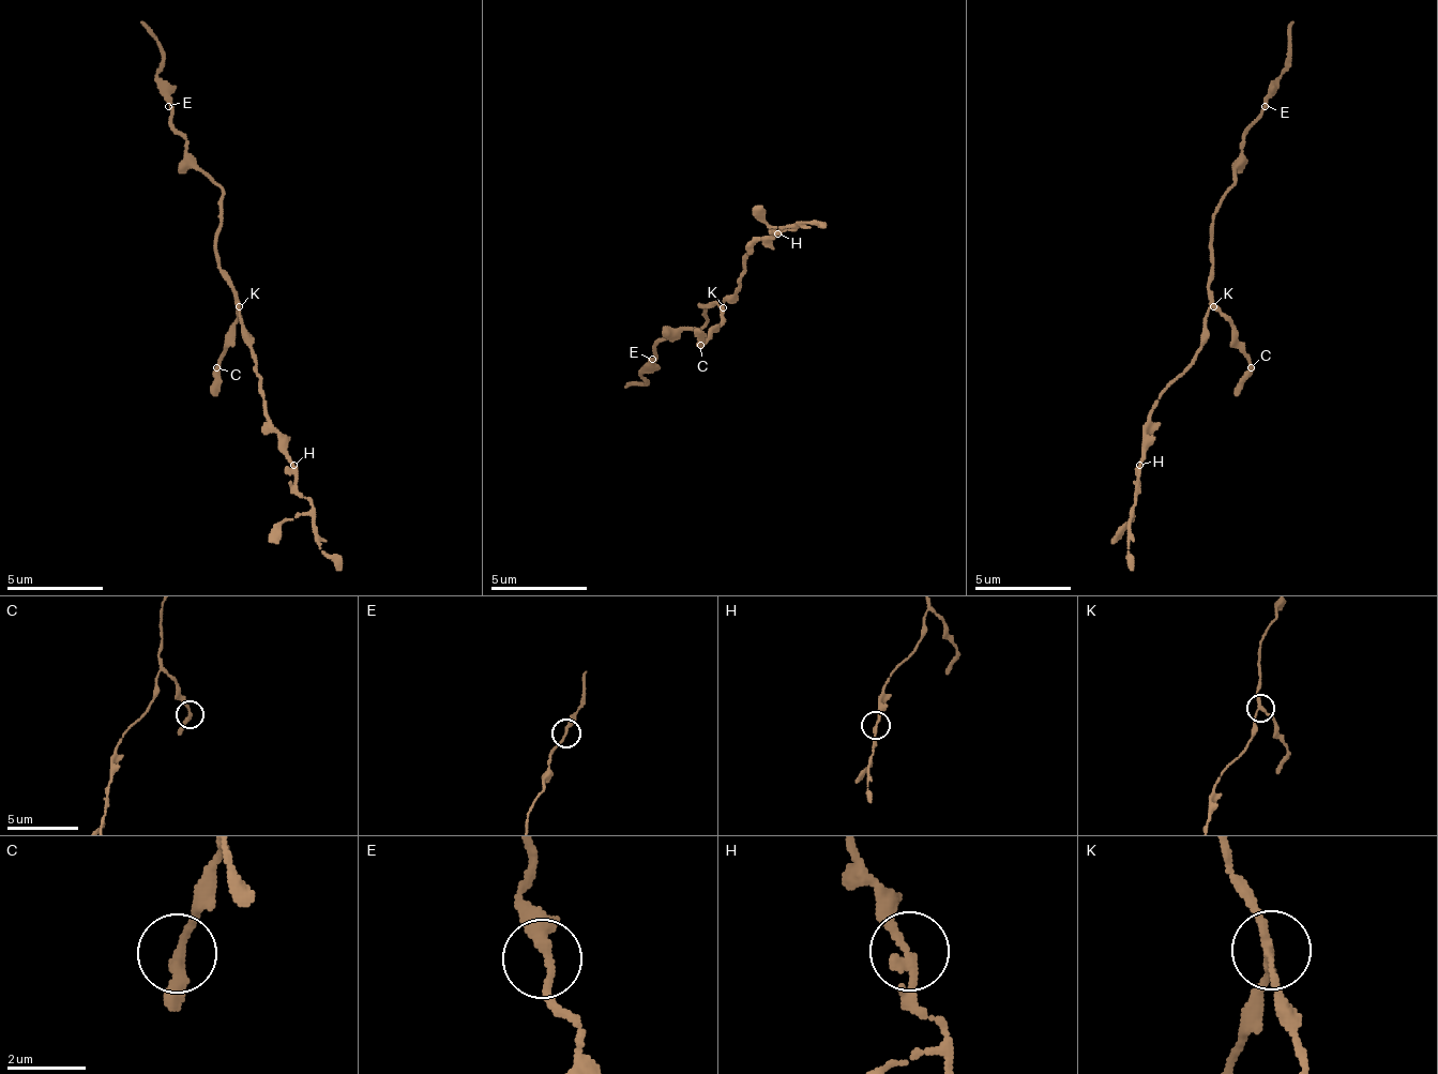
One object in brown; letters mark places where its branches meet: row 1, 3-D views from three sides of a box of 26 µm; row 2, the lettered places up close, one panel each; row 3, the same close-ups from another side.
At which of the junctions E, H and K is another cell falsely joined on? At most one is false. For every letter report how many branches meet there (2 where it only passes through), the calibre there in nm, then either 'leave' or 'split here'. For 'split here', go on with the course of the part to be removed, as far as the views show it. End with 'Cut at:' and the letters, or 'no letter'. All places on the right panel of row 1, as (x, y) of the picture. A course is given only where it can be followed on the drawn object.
E: branches 2; calibre 280 nm; leave
H: branches 3; calibre 180 nm; leave
K: branches 3; calibre 190 nm; split here; course (1212, 304), (1231, 324), (1231, 344), (1251, 363), (1236, 397)
Cut at: K

